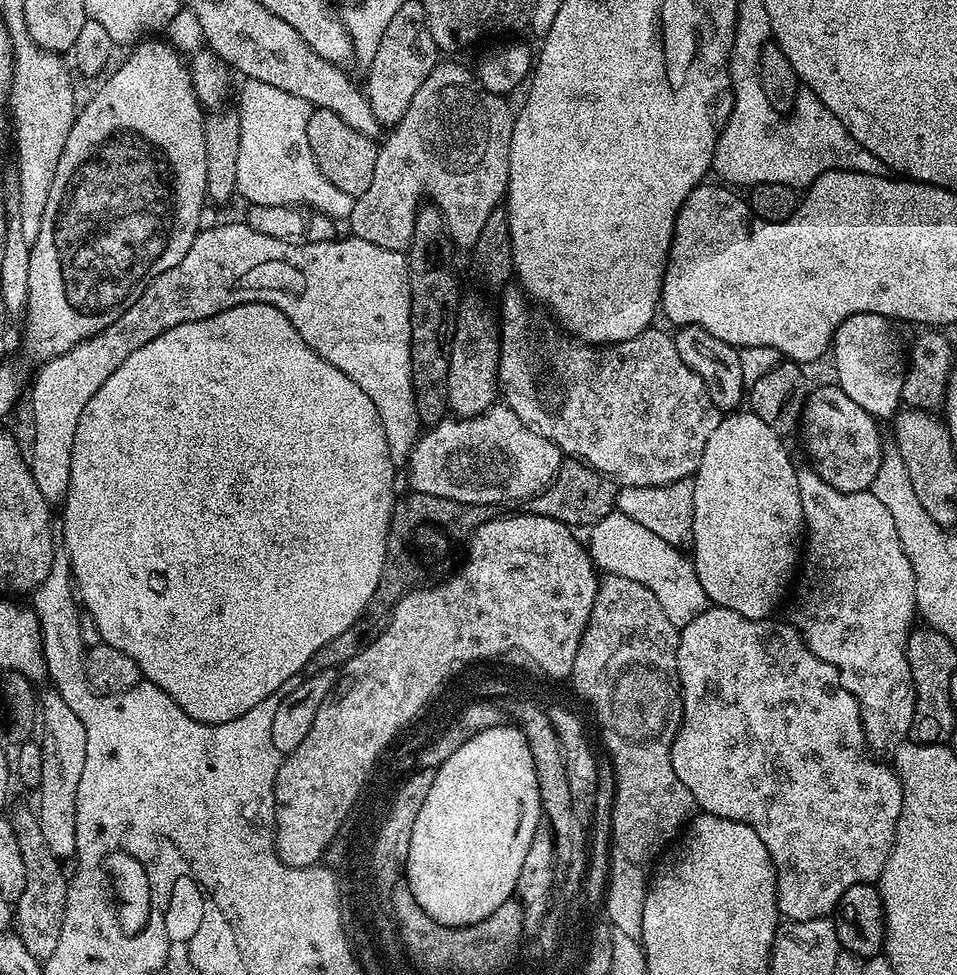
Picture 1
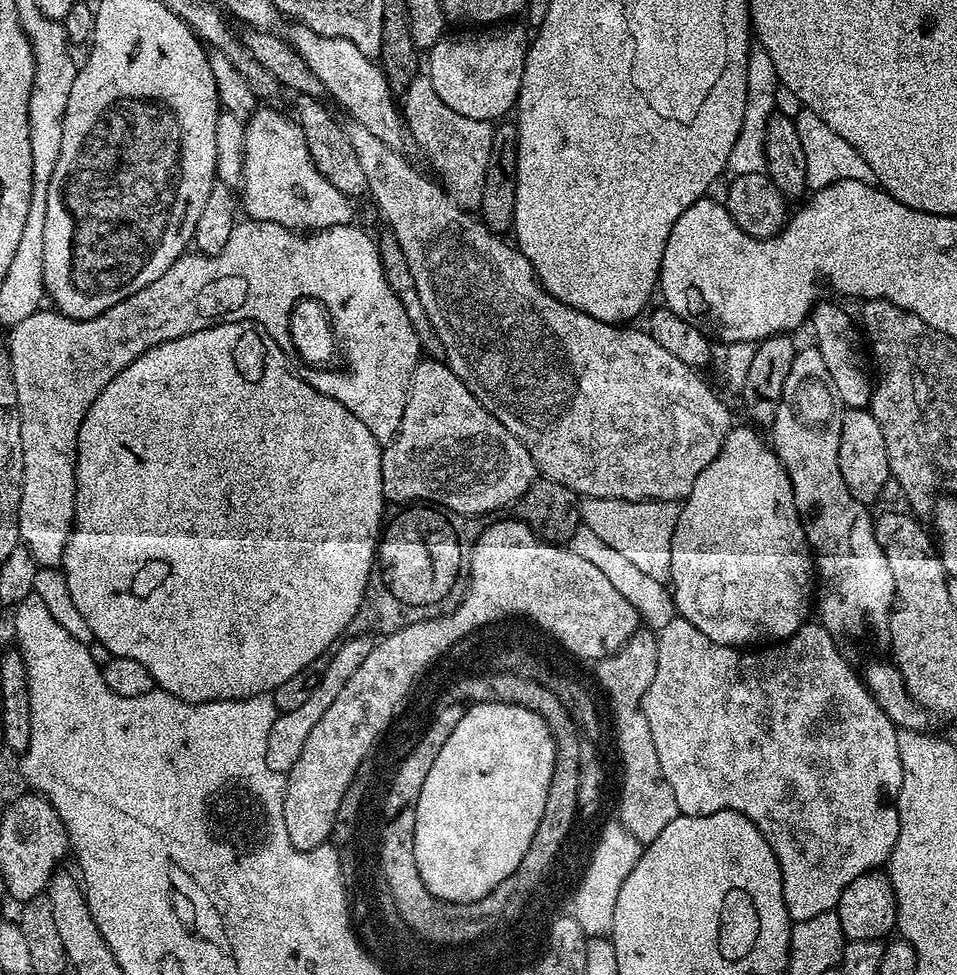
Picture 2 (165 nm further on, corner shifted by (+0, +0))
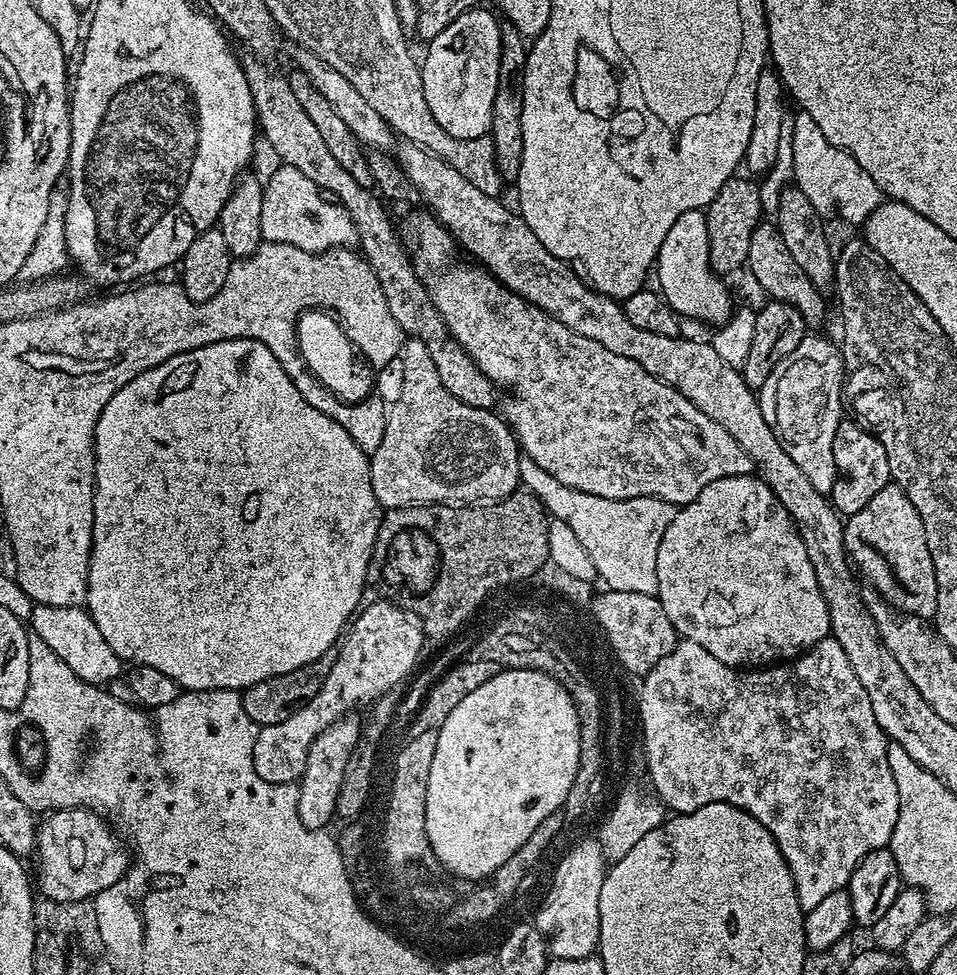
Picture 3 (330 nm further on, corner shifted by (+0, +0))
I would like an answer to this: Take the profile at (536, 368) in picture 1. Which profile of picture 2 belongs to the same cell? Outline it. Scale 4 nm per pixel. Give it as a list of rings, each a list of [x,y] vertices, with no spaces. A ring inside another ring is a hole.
[[[348,122],[343,125],[344,132],[350,138],[350,146],[354,146],[354,154],[358,154],[358,162],[362,165],[362,170],[366,173],[366,182],[368,183],[367,195],[372,196],[372,200],[376,203],[376,208],[382,215],[388,219],[387,227],[392,233],[392,237],[398,242],[398,246],[402,246],[402,254],[406,254],[406,266],[410,266],[410,274],[414,278],[414,286],[418,290],[418,298],[422,302],[422,306],[428,315],[428,321],[432,323],[432,329],[436,331],[436,337],[444,343],[443,359],[446,361],[450,371],[462,381],[470,391],[474,394],[474,398],[478,398],[478,402],[482,402],[482,406],[486,406],[489,412],[494,414],[494,418],[498,418],[498,422],[502,422],[502,426],[506,426],[506,430],[510,430],[510,434],[514,434],[514,438],[518,438],[526,446],[526,450],[530,454],[530,458],[536,463],[539,475],[546,479],[553,480],[556,484],[566,486],[575,492],[577,497],[587,498],[589,500],[674,500],[677,502],[683,501],[690,494],[690,490],[694,486],[694,478],[698,478],[698,474],[702,474],[702,470],[706,470],[706,466],[710,466],[710,462],[714,462],[714,458],[718,458],[718,454],[722,450],[722,442],[728,436],[729,430],[734,427],[734,420],[728,413],[728,408],[722,401],[716,397],[716,392],[703,380],[701,373],[697,369],[686,366],[686,362],[682,362],[678,358],[674,358],[674,354],[670,354],[662,346],[658,346],[658,342],[654,342],[654,338],[650,338],[647,331],[640,332],[636,326],[621,326],[619,324],[607,324],[601,320],[590,318],[584,312],[574,310],[570,306],[566,306],[558,298],[554,298],[551,294],[540,285],[539,280],[536,279],[536,271],[532,268],[532,263],[524,255],[521,254],[519,248],[508,244],[504,241],[503,235],[492,232],[483,220],[477,218],[471,211],[459,208],[459,206],[452,201],[451,196],[435,179],[427,180],[410,161],[407,160],[407,155],[404,152],[394,150],[390,146],[386,146],[386,142],[382,142],[377,135],[373,134],[371,130],[366,130],[366,126],[355,122]]]

